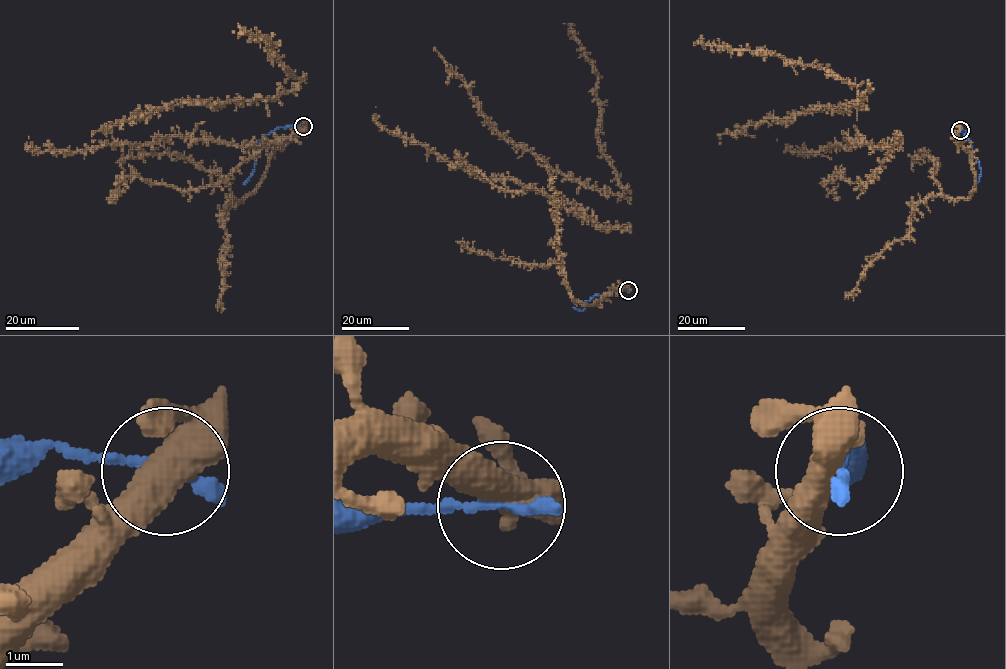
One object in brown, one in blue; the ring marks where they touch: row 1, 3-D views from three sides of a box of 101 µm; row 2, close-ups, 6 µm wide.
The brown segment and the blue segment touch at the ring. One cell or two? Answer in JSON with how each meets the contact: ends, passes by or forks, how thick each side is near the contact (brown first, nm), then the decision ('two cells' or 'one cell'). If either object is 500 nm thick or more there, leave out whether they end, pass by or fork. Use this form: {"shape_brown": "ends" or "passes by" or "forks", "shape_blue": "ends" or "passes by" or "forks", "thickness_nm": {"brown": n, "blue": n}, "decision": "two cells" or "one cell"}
{"thickness_nm": {"brown": 550, "blue": 240}, "decision": "one cell"}

